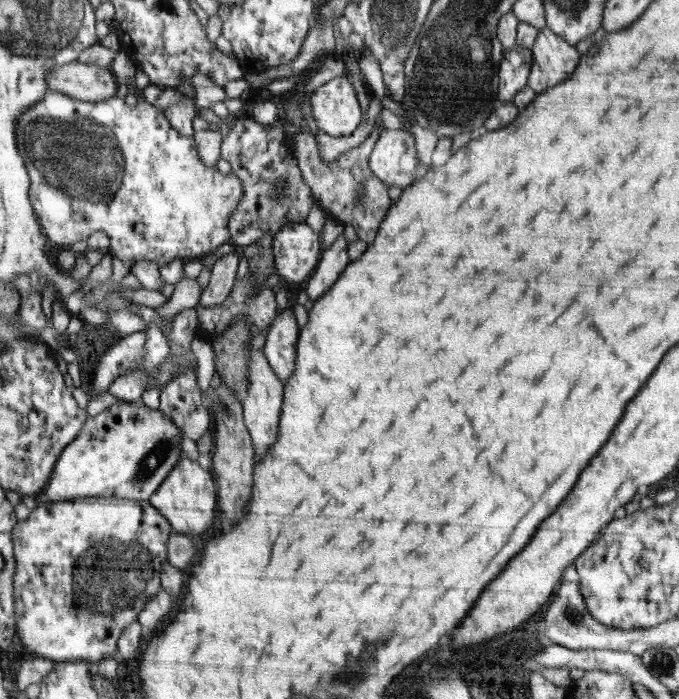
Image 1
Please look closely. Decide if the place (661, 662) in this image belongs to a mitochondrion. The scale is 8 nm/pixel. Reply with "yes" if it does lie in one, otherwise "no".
yes

